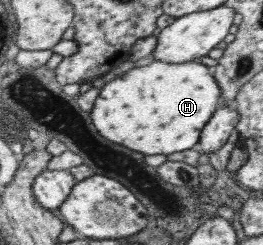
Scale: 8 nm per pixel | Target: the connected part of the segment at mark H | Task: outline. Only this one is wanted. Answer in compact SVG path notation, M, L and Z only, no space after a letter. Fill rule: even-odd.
M150 59L136 63L100 88L88 114L105 140L145 156L167 156L189 150L199 140L203 124L211 119L219 104L220 90L211 69L198 60L169 64Z

